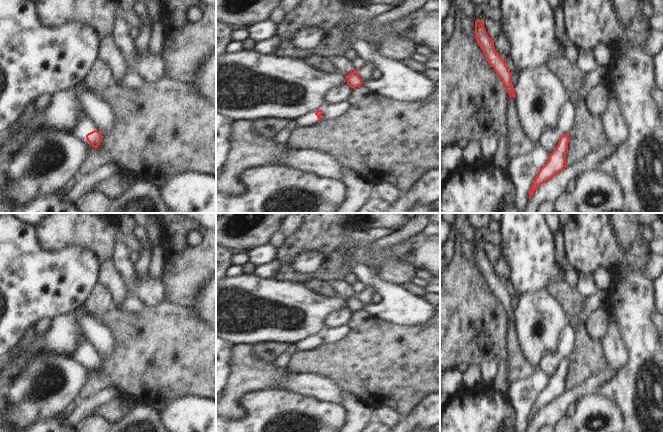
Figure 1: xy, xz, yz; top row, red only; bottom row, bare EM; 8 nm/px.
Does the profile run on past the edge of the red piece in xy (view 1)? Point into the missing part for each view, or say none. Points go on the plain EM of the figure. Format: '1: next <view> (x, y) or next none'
1: next xy (86, 350)

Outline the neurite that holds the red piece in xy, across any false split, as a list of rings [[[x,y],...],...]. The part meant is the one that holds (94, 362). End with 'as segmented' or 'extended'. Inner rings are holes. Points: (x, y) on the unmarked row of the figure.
[[[82,341],[78,353],[86,359],[87,365],[94,372],[98,372],[102,365],[102,358],[96,354],[94,347],[89,341]]]; extended

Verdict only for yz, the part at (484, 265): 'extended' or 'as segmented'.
as segmented

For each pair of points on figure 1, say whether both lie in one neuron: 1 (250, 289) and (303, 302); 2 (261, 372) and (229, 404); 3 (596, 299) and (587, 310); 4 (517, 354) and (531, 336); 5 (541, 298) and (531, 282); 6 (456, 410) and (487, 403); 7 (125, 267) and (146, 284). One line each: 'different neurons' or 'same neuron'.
1: same neuron
2: same neuron
3: same neuron
4: different neurons
5: different neurons
6: same neuron
7: same neuron

